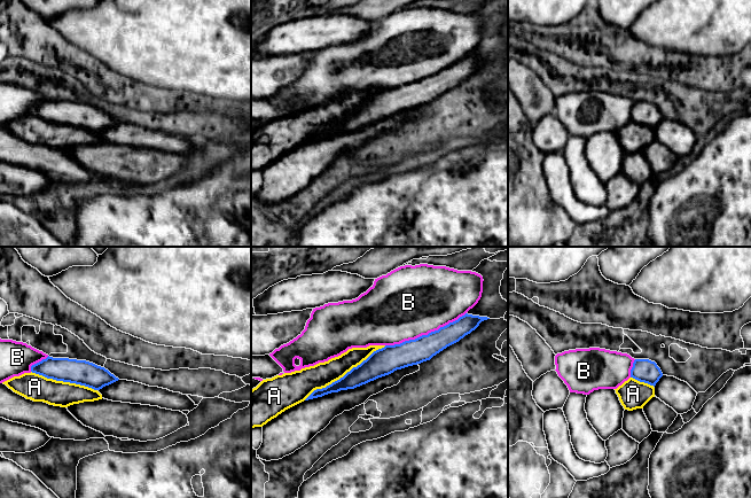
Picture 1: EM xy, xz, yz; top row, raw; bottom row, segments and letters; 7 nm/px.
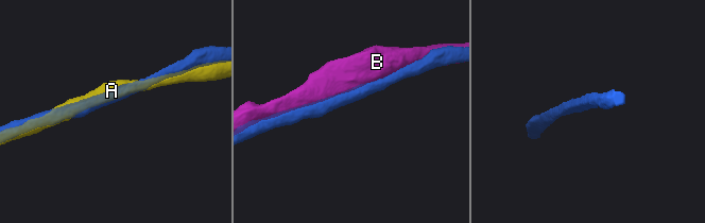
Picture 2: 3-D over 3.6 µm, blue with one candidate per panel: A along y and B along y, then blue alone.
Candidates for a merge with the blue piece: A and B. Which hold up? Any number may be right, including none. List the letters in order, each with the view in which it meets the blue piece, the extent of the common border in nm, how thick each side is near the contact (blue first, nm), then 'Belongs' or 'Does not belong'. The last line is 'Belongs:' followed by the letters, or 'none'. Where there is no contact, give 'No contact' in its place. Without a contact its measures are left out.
A: Touches blue in xz. Shared border 700 nm. Thickness 180 nm (blue) against 170 nm. Does not belong
B: Touches blue in xz. Shared border 600 nm. Thickness 180 nm (blue) against 480 nm. Does not belong
Belongs: none

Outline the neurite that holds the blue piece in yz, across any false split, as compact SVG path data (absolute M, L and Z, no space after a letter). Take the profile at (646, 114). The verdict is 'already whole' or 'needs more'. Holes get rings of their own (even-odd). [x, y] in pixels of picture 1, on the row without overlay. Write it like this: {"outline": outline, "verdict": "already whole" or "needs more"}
{"outline": "M649 102L634 103L631 120L655 130L662 119L663 116L655 104Z", "verdict": "already whole"}

